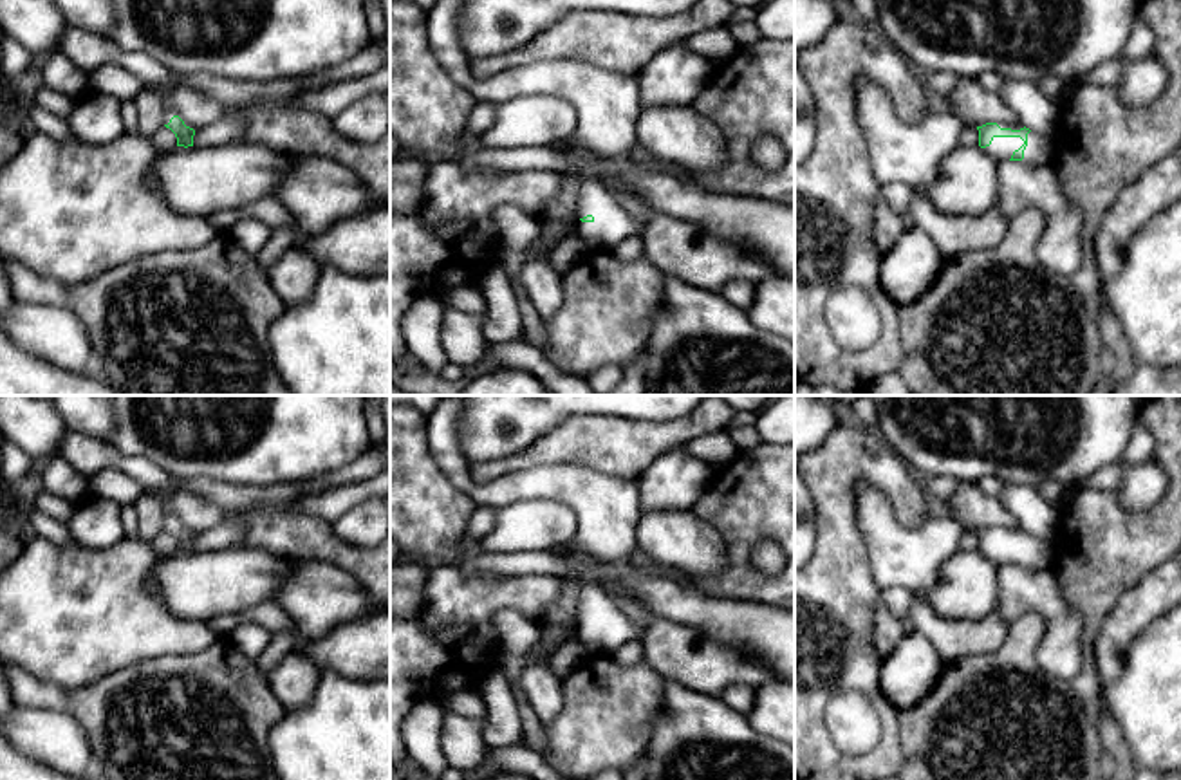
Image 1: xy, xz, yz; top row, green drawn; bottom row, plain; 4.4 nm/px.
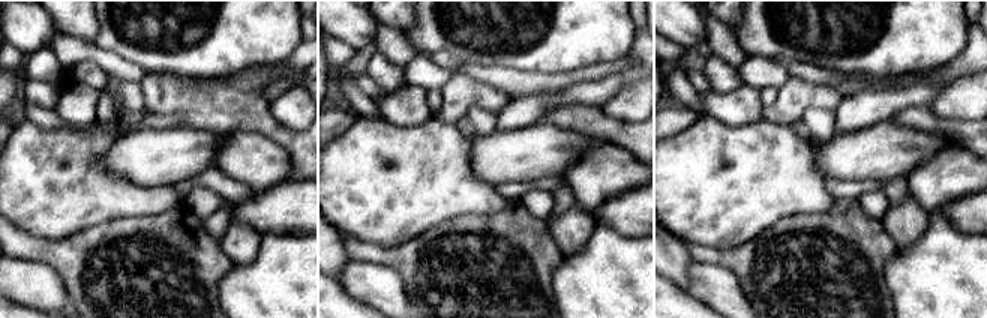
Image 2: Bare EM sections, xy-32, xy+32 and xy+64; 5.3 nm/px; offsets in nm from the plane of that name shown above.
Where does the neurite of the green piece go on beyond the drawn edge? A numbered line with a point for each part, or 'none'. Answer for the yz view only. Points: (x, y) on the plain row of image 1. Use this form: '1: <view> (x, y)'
1: yz (1001, 553)

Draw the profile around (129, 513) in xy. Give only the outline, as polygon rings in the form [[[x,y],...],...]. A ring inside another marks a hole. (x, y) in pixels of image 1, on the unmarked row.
[[[134,504],[123,506],[121,524],[123,524],[125,538],[137,538],[139,516]]]

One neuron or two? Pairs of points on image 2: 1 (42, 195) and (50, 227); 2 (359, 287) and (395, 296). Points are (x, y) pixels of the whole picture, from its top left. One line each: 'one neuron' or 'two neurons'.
1: one neuron
2: one neuron

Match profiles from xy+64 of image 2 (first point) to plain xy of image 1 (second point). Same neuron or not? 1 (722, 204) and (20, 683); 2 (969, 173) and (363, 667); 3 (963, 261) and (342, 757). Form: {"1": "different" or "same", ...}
{"1": "different", "2": "different", "3": "same"}

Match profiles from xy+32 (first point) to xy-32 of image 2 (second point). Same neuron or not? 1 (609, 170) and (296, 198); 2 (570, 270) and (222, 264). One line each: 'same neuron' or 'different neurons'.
1: different neurons
2: different neurons

